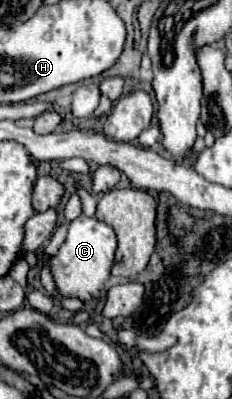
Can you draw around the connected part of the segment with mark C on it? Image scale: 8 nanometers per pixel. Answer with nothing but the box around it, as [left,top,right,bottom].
[39,213,117,301]

